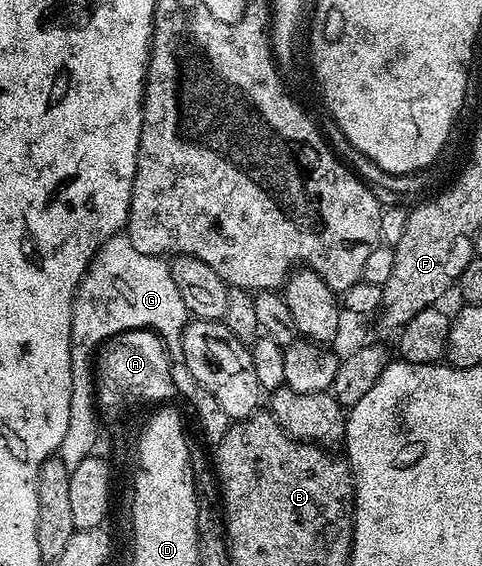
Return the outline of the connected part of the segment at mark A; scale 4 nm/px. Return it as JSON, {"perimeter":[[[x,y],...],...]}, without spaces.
{"perimeter":[[[149,329],[120,332],[105,340],[94,355],[94,400],[98,413],[113,418],[119,410],[131,406],[172,401],[169,399],[175,394],[175,380],[168,358],[160,336]]]}

